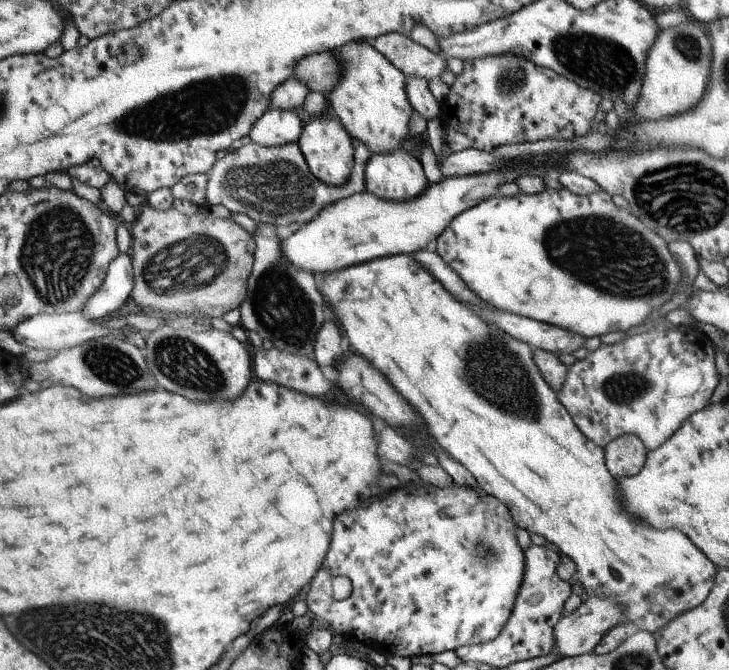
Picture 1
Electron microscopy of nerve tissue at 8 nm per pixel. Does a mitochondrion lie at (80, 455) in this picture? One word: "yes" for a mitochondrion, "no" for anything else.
no

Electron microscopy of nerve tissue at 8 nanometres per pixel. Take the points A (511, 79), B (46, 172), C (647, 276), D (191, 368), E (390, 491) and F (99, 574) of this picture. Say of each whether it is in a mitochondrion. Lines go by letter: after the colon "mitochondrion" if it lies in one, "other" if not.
A: mitochondrion
B: other
C: mitochondrion
D: mitochondrion
E: other
F: other

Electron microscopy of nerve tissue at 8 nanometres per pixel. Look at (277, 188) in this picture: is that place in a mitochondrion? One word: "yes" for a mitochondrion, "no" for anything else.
yes

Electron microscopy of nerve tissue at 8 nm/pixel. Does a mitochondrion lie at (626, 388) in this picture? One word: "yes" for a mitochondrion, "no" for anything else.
yes

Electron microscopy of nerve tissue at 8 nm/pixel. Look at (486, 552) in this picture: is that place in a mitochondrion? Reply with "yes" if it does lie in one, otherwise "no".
yes

